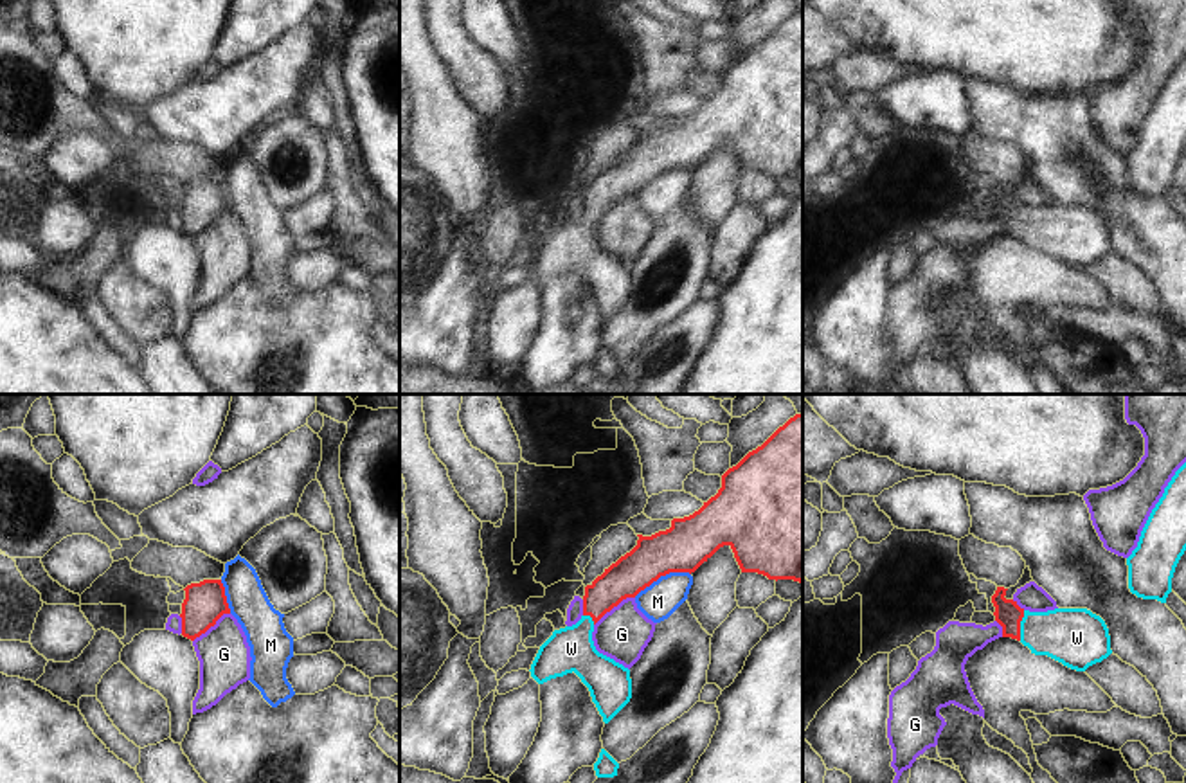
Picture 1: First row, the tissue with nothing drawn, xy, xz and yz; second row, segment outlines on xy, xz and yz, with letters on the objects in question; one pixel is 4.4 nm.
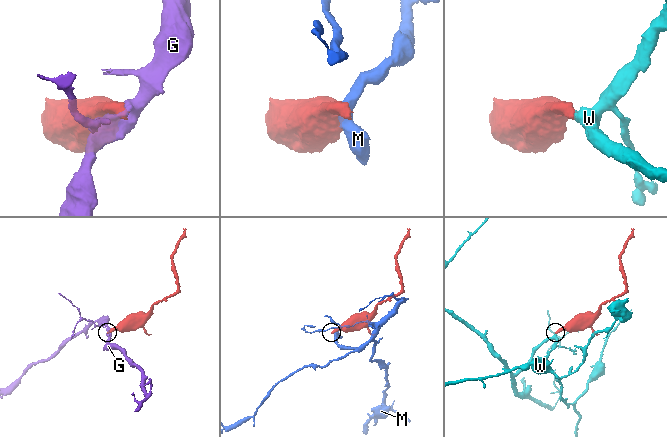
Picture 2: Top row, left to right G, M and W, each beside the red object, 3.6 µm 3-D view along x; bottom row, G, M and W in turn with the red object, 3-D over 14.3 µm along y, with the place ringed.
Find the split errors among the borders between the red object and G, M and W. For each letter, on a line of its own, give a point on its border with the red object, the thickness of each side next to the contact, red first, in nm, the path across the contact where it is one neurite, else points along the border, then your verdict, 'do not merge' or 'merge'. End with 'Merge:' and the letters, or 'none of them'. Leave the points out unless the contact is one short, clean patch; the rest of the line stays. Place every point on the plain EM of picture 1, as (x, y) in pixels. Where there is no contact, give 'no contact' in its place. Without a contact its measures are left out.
G: xz (614, 202) | 180/240 nm | along xz (634, 193), (623, 195), (594, 222) | do not merge
M: xz (661, 171) | 220/160 nm | along xz (690, 170), (661, 171), (634, 193) | do not merge
W: yz (1019, 222) | 120/260 nm | across yz (1008, 211), (1019, 222), (1071, 233) | merge
Merge: W

